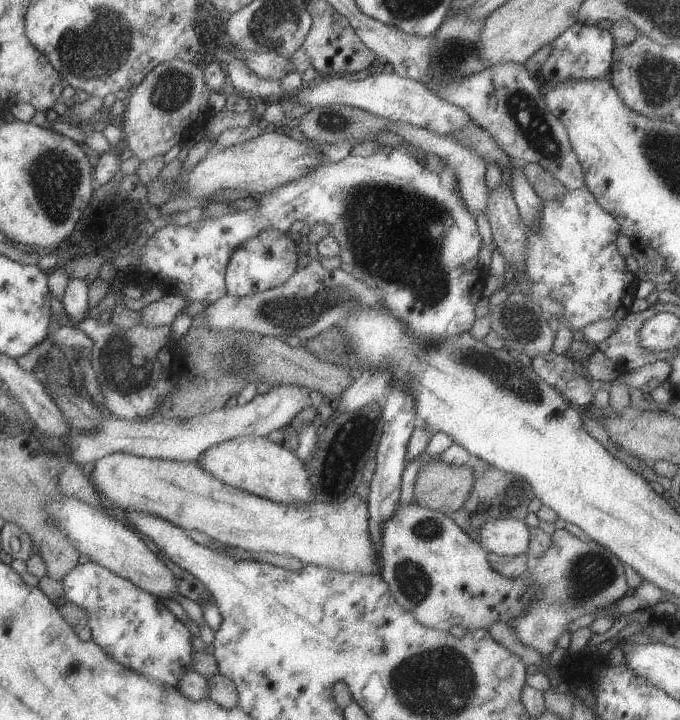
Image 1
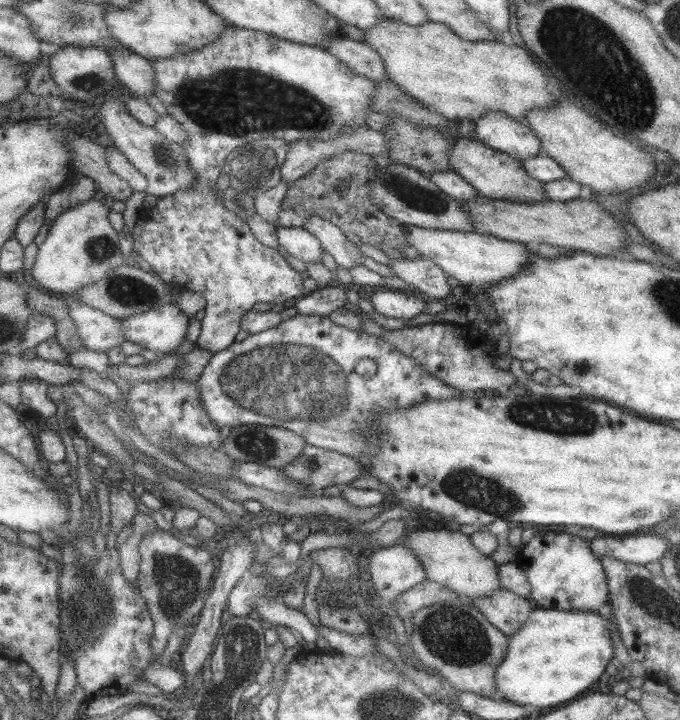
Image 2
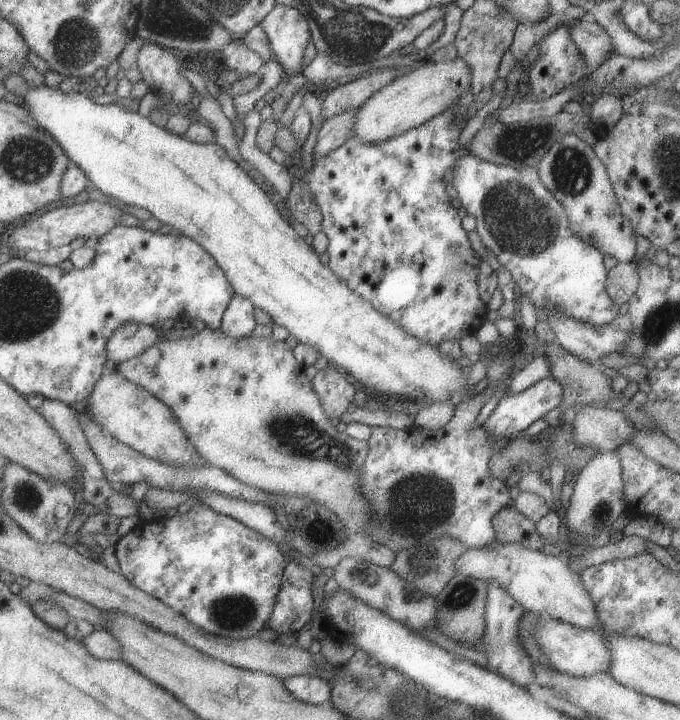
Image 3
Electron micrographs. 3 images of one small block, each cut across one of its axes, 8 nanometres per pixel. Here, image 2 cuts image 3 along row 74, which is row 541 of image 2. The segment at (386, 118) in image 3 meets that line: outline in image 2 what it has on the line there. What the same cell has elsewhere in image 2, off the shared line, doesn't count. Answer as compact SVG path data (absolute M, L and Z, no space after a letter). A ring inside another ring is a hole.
M449 526L443 530L415 528L405 532L401 544L407 546L421 562L421 566L425 568L425 580L443 584L445 588L457 592L459 596L465 596L469 600L479 600L479 598L487 598L495 590L503 590L503 586L499 586L497 580L495 560L491 556L481 554L473 546L469 534L461 534L459 530L453 530Z

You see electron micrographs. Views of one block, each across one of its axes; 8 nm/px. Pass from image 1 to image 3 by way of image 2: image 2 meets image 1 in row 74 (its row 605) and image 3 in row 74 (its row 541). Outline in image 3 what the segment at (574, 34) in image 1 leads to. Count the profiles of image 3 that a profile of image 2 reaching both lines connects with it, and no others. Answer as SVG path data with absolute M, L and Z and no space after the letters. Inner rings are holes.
M559 26L557 30L549 32L547 36L541 38L539 42L539 56L537 60L533 62L533 68L529 70L529 84L531 84L531 92L533 92L533 100L535 102L541 102L541 100L547 100L551 96L555 96L557 92L561 92L563 88L569 88L569 86L575 86L579 82L579 78L585 78L587 74L591 74L591 70L587 68L587 64L583 62L583 58L577 62L577 66L573 70L569 70L569 58L577 56L577 48L575 44L571 42L571 36L569 36L569 26Z

